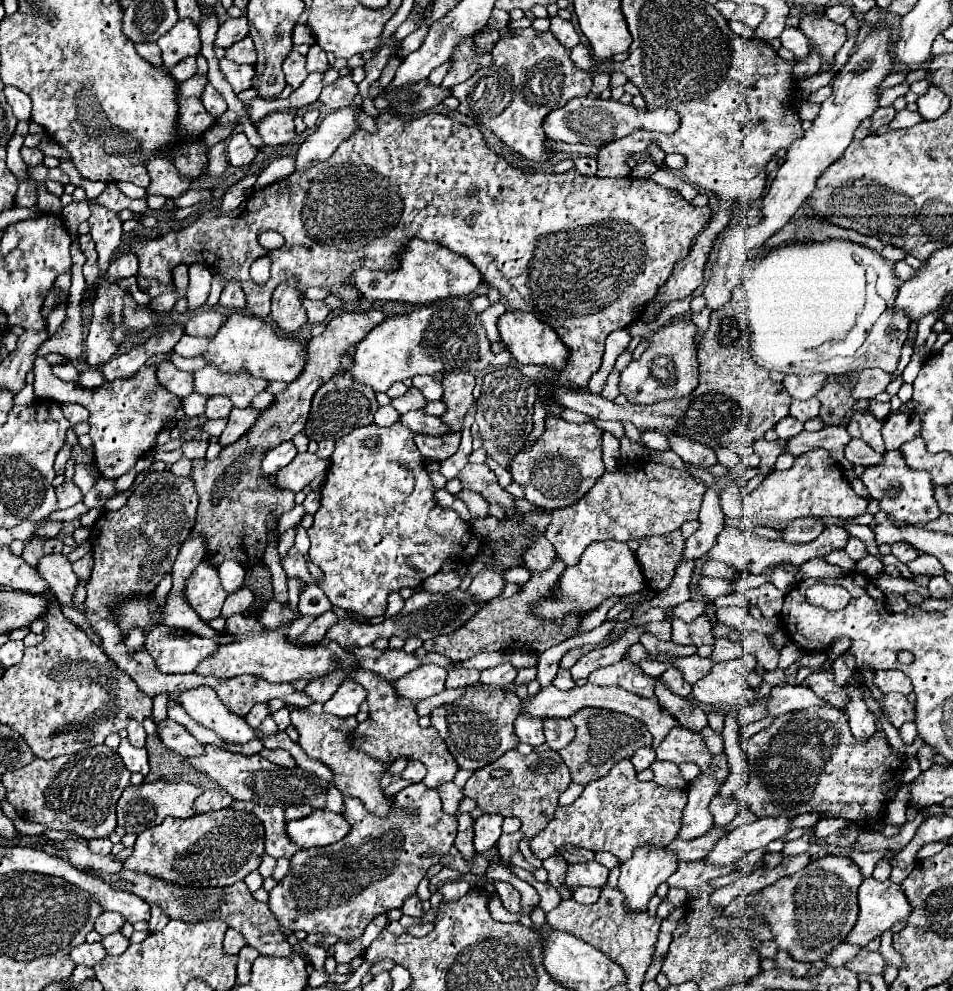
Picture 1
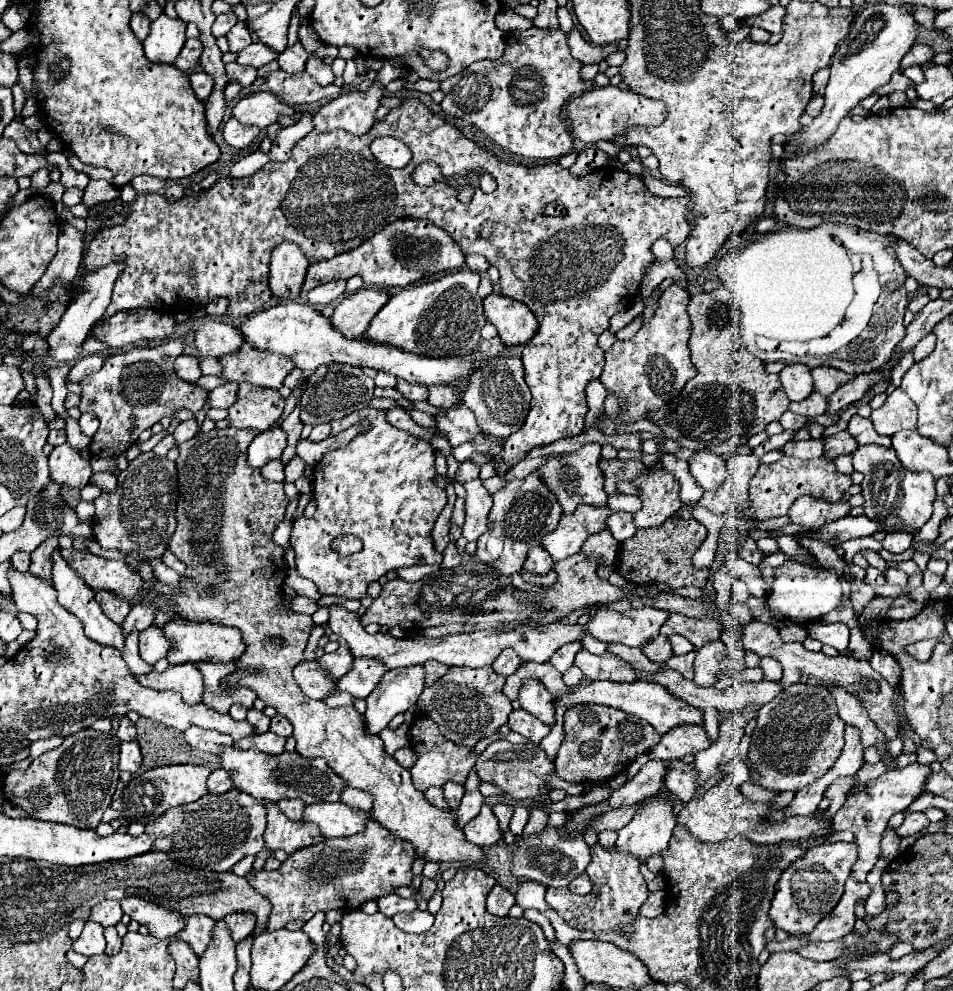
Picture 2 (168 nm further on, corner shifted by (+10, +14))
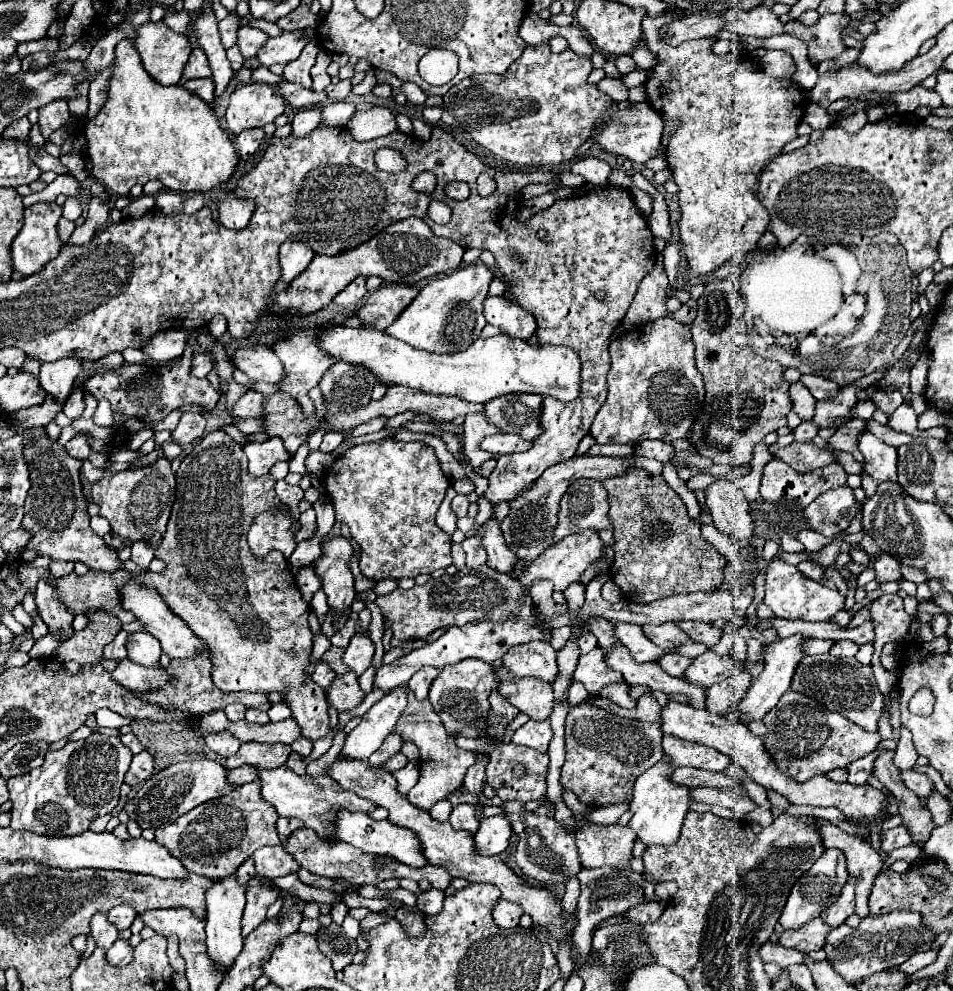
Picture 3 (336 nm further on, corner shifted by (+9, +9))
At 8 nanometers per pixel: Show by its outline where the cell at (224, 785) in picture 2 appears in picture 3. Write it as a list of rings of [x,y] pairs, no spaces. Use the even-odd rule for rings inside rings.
[[[241,765],[237,769],[227,769],[227,779],[229,779],[231,785],[237,787],[241,783],[257,779],[257,769],[253,765]]]

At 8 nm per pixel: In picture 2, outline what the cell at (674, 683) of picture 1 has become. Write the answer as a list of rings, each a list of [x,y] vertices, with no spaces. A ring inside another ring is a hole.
[[[692,650],[692,652],[684,654],[684,656],[672,656],[672,660],[668,660],[666,666],[678,670],[686,680],[692,680],[694,678],[694,668],[692,668],[694,658],[696,658],[696,650]]]

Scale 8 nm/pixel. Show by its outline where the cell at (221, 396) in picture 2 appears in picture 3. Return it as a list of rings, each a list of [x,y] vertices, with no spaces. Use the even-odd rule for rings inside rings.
[[[247,391],[237,399],[237,403],[231,407],[235,417],[253,417],[259,419],[263,415],[263,397],[257,391]]]

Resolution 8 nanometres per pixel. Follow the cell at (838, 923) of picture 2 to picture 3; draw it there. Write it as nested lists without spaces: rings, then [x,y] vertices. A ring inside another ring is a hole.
[[[817,917],[817,919],[813,919],[811,923],[807,923],[803,929],[785,931],[785,933],[779,937],[779,943],[781,943],[783,947],[793,947],[793,949],[811,953],[811,951],[823,949],[825,937],[829,935],[829,931],[831,931],[829,925],[825,925],[825,921],[821,921],[821,917]]]

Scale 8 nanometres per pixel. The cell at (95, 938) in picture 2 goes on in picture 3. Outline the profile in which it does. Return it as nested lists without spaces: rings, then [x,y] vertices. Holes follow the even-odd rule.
[[[97,913],[91,919],[91,937],[95,939],[95,945],[101,949],[109,949],[109,945],[113,945],[113,941],[117,939],[117,929],[113,929],[115,925],[111,925],[107,921],[107,917],[103,913]]]

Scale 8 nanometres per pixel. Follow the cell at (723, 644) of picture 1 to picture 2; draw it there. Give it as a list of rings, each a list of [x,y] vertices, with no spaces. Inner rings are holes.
[[[722,640],[708,642],[698,650],[694,662],[694,682],[700,686],[714,686],[718,680],[718,672],[722,670],[722,660],[726,658],[726,644]]]

